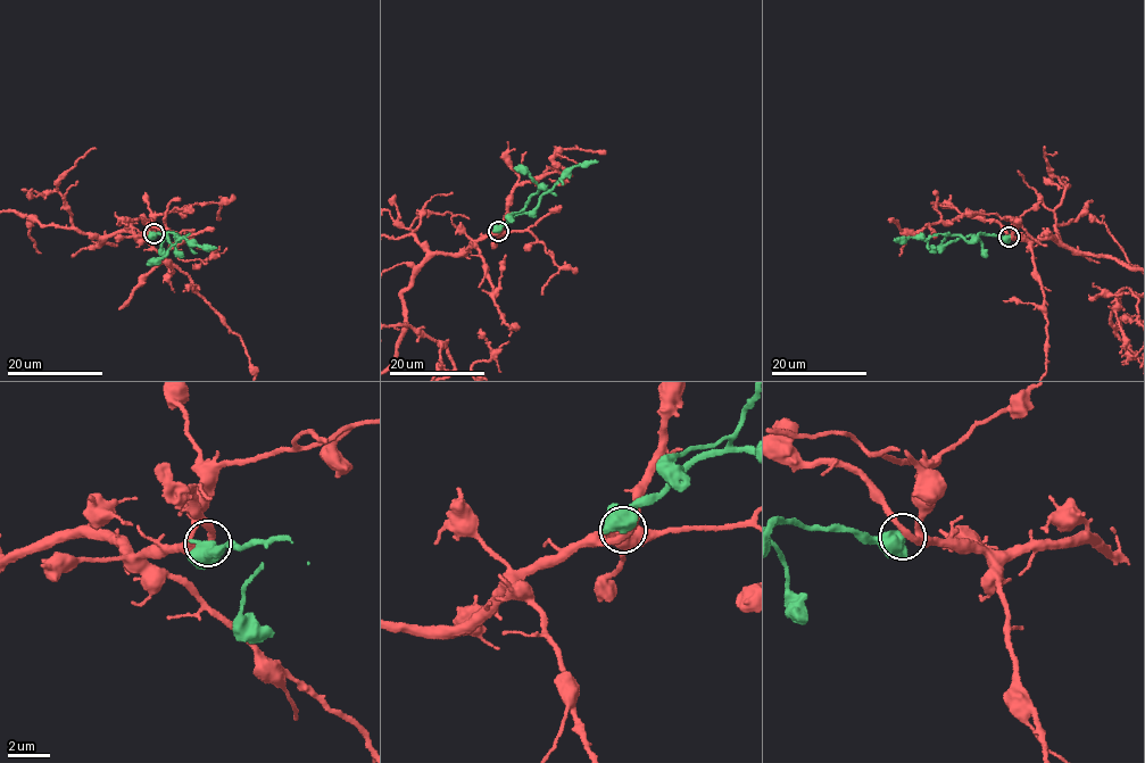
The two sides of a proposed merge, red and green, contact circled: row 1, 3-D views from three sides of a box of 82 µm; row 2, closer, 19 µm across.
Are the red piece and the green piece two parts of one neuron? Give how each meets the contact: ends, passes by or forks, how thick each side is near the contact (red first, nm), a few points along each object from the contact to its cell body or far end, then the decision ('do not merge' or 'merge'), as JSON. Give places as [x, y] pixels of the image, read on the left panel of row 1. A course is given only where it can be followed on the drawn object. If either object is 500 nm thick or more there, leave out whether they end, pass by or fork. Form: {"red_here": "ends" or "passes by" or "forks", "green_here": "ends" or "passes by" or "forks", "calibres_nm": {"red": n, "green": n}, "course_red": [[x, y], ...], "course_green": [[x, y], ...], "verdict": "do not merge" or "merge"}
{"calibres_nm": {"red": 320, "green": 700}, "course_green": [[152, 233], [176, 234], [177, 241], [176, 238], [185, 238], [190, 243], [216, 248]], "verdict": "do not merge"}

